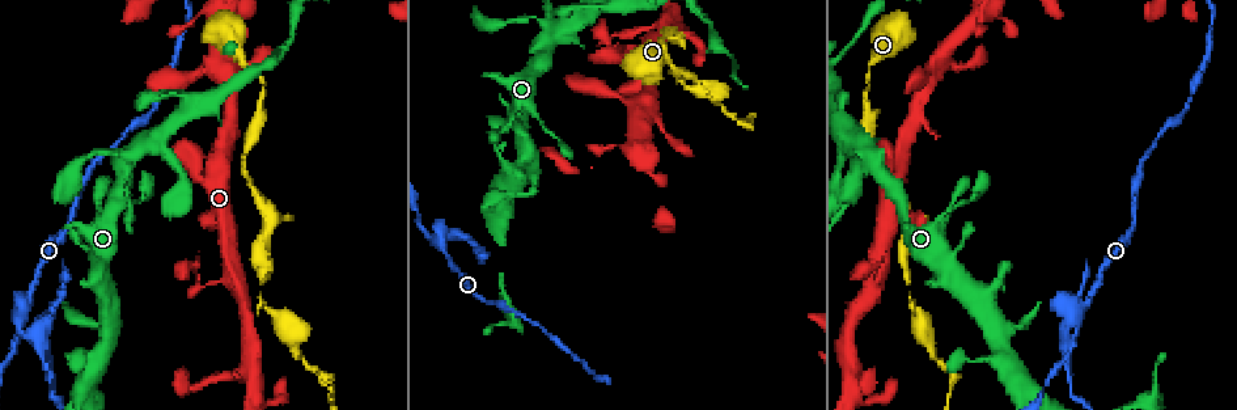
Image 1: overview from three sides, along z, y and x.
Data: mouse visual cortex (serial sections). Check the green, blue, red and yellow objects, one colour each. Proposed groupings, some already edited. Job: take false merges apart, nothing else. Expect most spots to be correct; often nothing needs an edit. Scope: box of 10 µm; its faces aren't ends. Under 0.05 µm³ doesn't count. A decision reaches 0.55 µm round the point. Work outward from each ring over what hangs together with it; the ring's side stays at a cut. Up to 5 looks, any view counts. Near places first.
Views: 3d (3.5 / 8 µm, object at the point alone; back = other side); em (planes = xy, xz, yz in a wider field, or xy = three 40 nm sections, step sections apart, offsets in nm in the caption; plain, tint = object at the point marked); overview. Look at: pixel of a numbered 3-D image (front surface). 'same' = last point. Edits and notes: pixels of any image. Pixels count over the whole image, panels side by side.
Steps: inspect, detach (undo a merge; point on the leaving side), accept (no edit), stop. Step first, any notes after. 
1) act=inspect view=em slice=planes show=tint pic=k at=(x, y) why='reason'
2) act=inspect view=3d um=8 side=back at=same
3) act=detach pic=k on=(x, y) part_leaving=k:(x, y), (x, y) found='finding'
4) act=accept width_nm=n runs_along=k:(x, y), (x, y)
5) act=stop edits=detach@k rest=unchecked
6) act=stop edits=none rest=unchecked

act=inspect view=3d um=3.5 pic=1 at=(188, 268) why='abrupt turn'

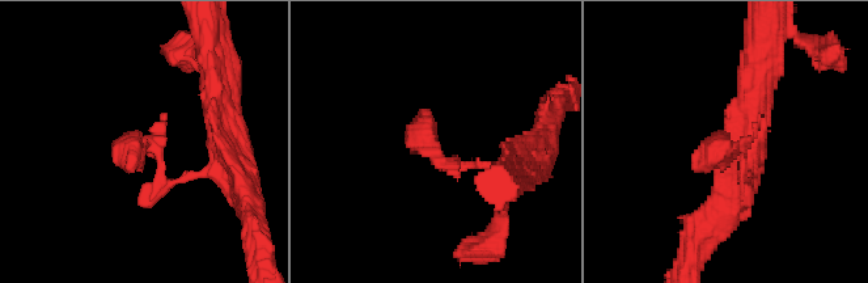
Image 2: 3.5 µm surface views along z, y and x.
act=inspect view=em slice=xy step=3 show=tint pic=2 at=(737, 142) why='shape alone is not enough'

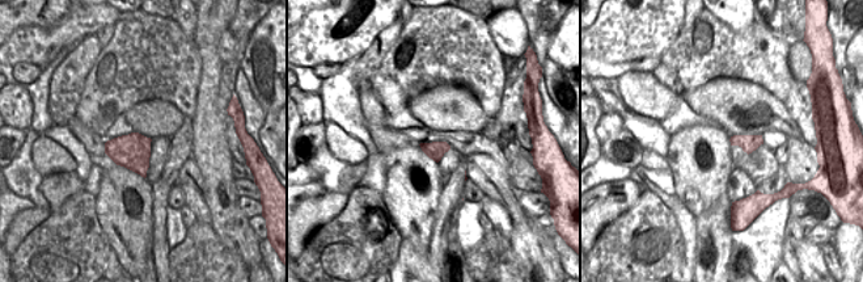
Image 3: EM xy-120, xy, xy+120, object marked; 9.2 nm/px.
act=accept runs_along=2:(500, 167), (440, 160), (428, 113) found='one cell here'

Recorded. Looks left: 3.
act=inspect view=3d um=3.5 side=back pic=1 at=(24, 313) why='branch point'

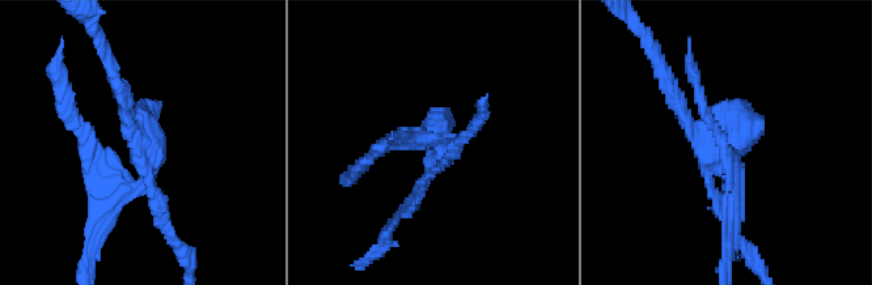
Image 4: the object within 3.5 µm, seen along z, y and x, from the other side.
act=inspect view=em slice=xy step=3 show=tint pic=4 at=(707, 144)

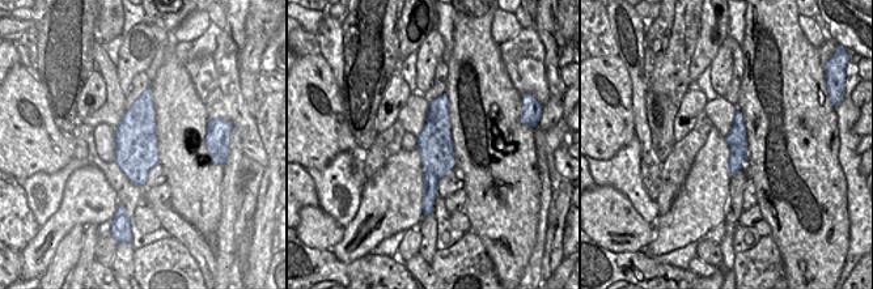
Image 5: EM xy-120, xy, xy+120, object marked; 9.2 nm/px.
act=detach pic=4 on=(97, 161) width_nm=320 part_leaving=4:(685, 115), (726, 164), (732, 207) found='two cells meet here'

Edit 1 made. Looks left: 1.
act=stop edits=detach@4 rest=unchecked

